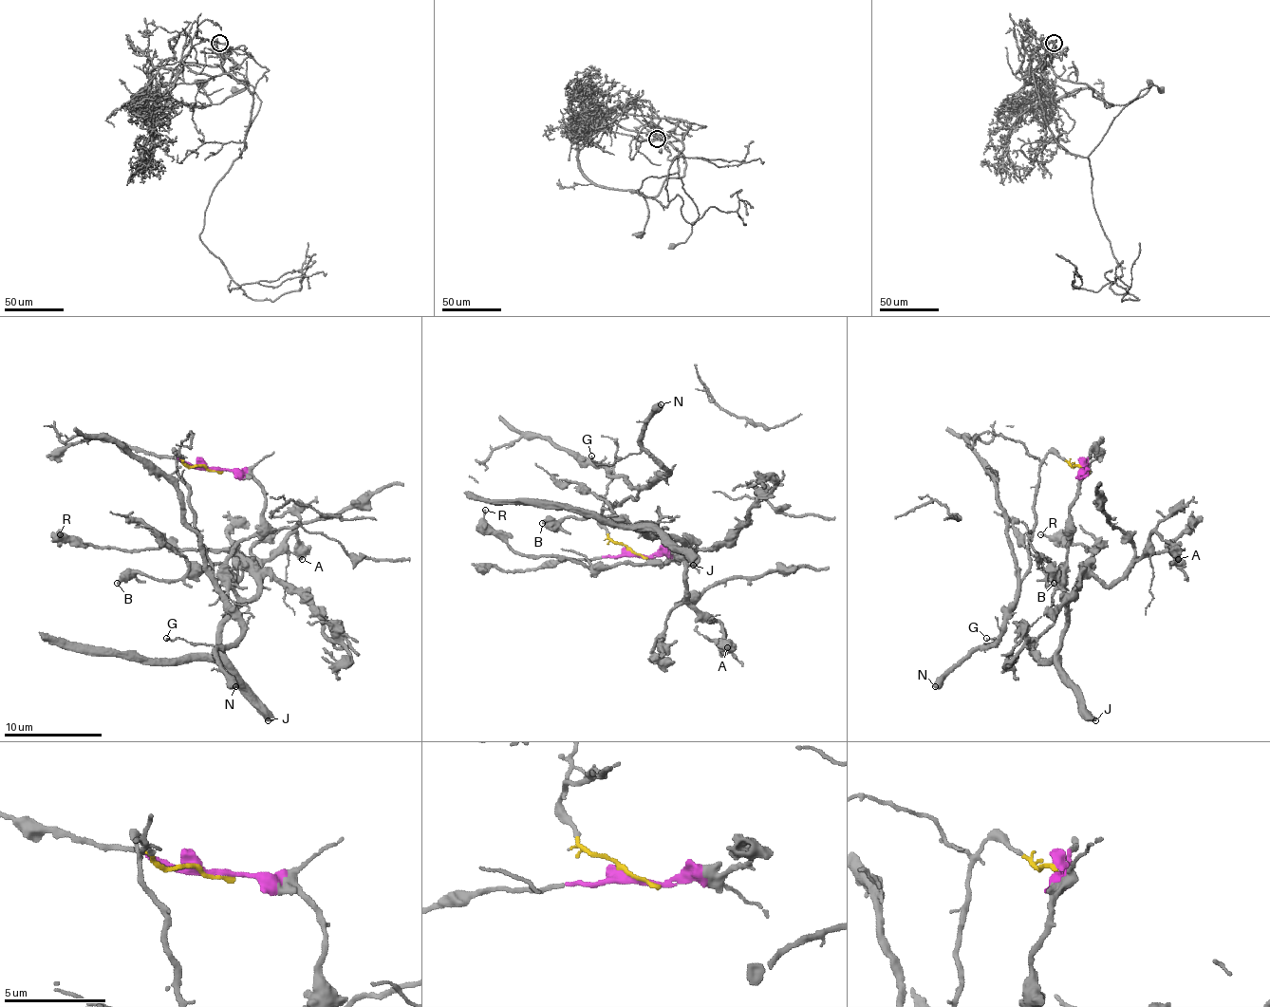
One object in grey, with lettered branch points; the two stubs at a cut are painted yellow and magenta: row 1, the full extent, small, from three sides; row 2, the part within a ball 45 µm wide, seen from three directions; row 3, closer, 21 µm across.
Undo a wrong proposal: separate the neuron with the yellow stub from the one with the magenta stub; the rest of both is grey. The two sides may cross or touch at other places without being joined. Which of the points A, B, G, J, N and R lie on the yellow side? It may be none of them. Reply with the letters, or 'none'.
G, N

